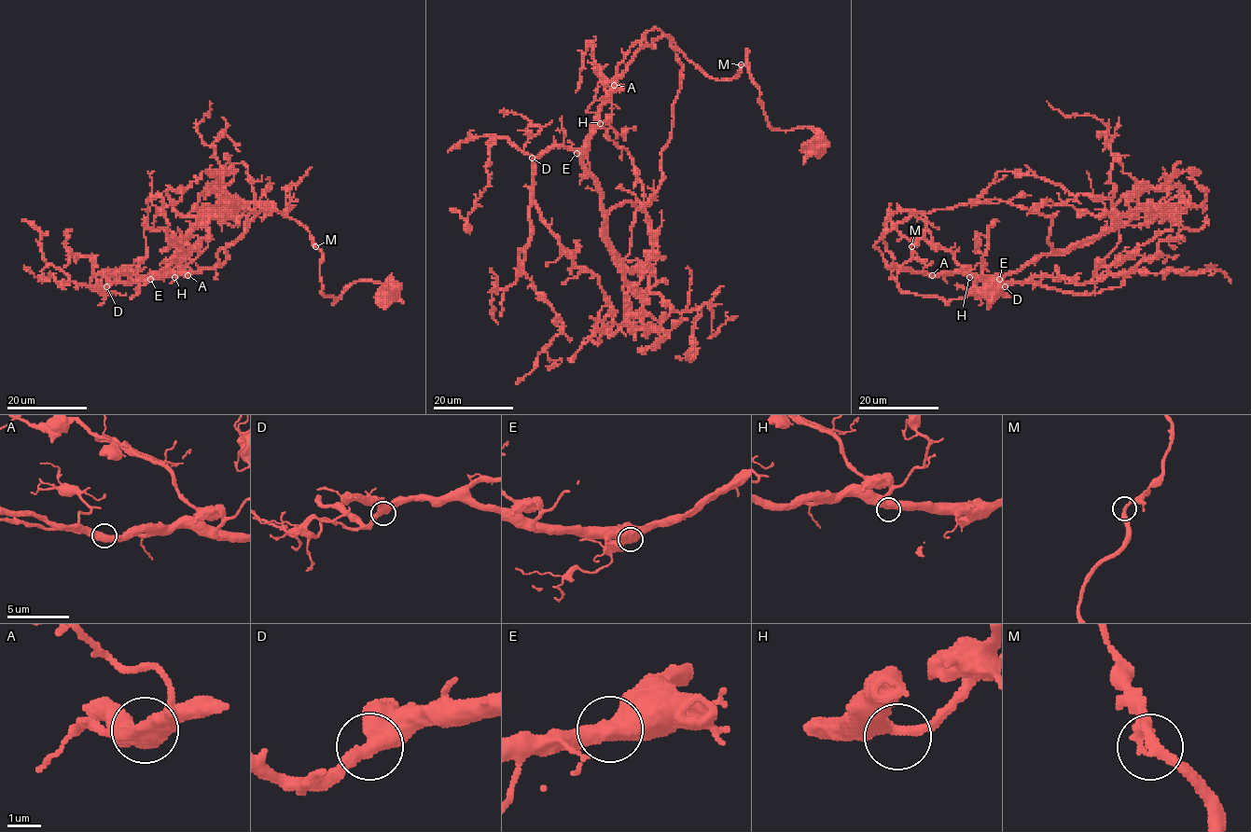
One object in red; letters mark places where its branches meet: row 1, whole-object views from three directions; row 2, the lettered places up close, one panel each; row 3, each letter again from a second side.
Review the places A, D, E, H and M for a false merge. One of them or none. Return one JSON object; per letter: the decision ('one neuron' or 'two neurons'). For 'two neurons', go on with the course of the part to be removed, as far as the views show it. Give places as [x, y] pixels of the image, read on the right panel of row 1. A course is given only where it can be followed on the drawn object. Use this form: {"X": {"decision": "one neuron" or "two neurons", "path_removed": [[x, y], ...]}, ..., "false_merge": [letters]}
{"A": {"decision": "one neuron"}, "D": {"decision": "one neuron"}, "E": {"decision": "one neuron"}, "H": {"decision": "one neuron"}, "M": {"decision": "one neuron"}, "false_merge": []}

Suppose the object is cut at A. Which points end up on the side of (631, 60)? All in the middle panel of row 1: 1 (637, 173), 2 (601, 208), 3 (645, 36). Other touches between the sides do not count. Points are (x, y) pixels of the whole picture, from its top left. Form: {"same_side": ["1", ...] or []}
{"same_side": []}

